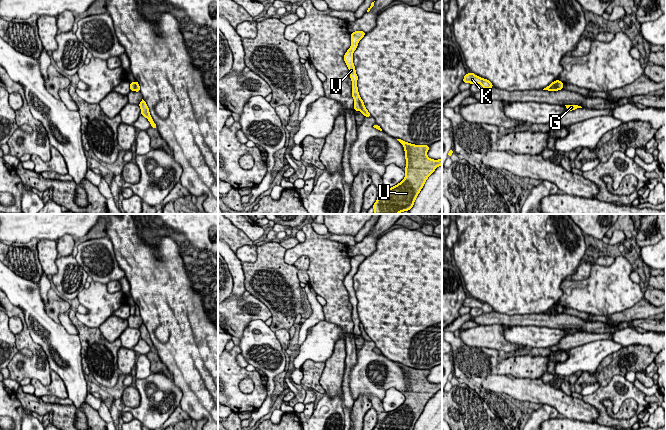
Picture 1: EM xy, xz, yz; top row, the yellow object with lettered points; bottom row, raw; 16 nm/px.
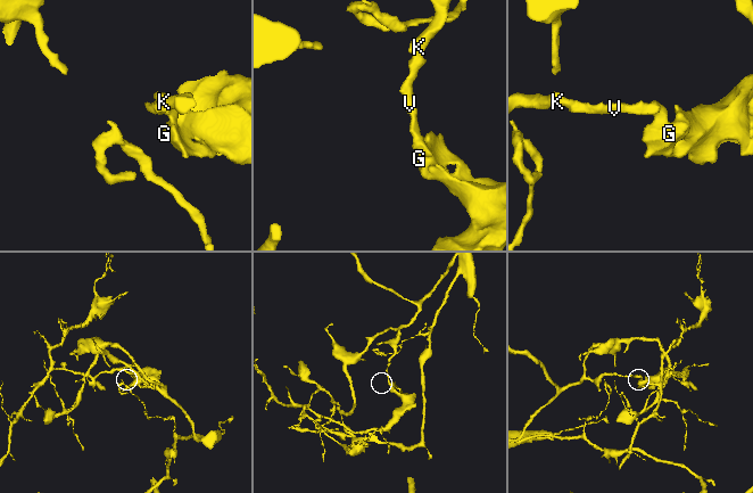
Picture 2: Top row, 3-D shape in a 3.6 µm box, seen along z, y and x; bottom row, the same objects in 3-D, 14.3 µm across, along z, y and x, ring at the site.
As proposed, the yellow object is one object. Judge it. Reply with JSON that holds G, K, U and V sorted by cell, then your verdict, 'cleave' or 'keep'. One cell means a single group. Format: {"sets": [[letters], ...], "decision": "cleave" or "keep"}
{"sets": [["G", "U"], ["K", "V"]], "decision": "cleave"}

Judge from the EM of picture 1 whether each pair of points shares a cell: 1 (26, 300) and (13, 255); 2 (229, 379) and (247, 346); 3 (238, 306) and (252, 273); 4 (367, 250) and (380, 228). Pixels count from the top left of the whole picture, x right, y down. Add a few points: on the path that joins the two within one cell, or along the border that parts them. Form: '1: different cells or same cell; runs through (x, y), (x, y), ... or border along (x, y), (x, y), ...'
1: different cells; border along (10, 268), (22, 277), (38, 283)
2: different cells; border along (237, 345), (240, 353)
3: different cells; border along (246, 290), (265, 305)
4: same cell; runs through (368, 245), (377, 233)

